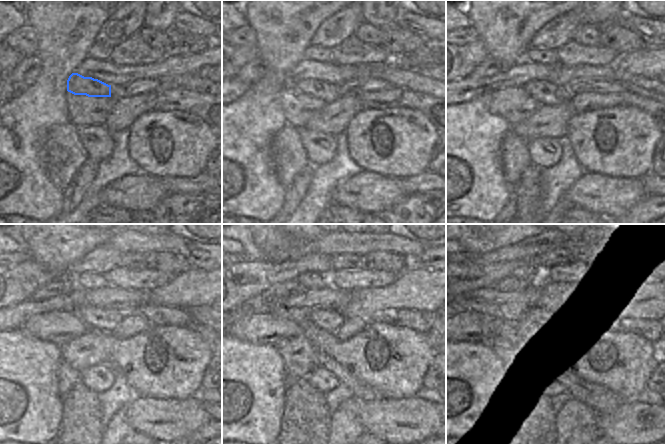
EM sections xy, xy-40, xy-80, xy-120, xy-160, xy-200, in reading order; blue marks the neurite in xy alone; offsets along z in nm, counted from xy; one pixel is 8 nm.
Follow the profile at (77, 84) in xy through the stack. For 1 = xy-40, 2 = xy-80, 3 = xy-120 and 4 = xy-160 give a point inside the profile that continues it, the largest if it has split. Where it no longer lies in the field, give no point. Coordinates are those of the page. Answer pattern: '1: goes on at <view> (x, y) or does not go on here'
1: goes on at xy-40 (329, 93)
2: goes on at xy-80 (545, 93)
3: goes on at xy-120 (104, 320)
4: goes on at xy-160 (329, 320)

